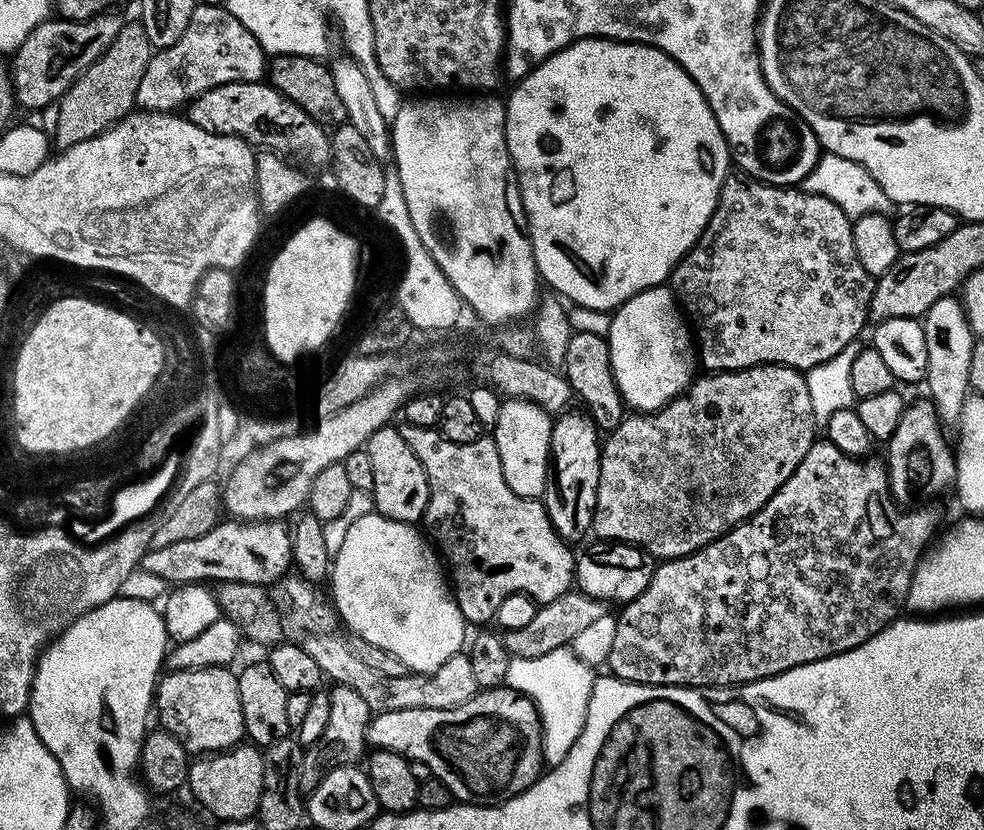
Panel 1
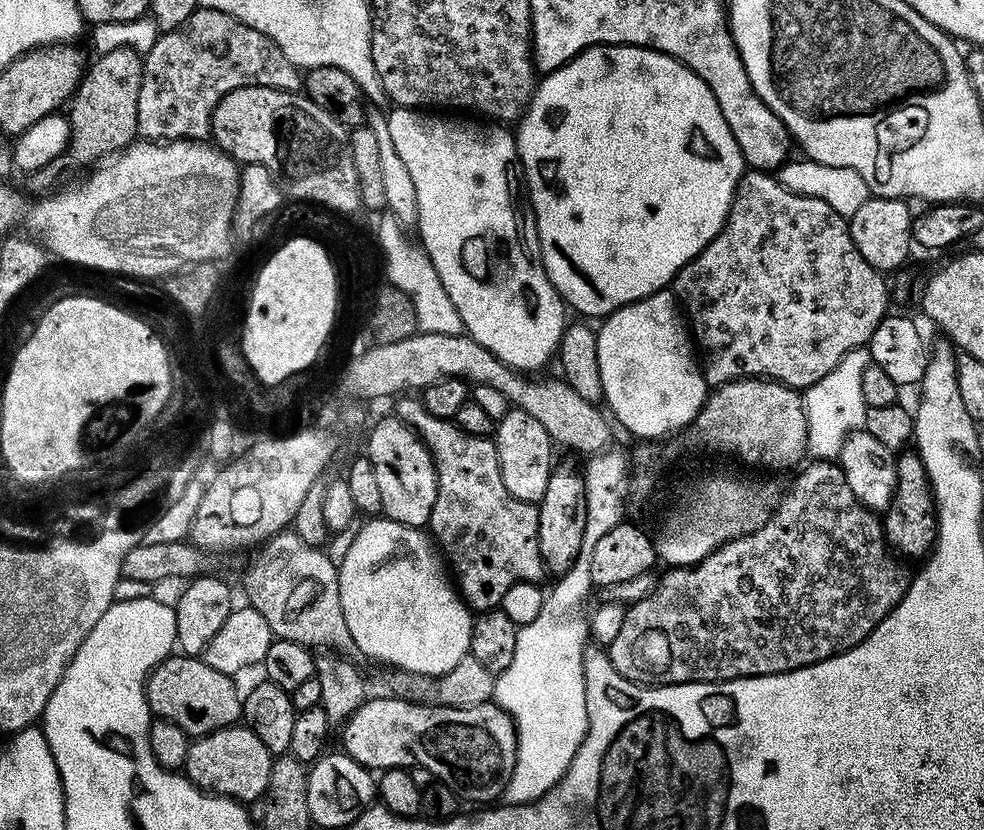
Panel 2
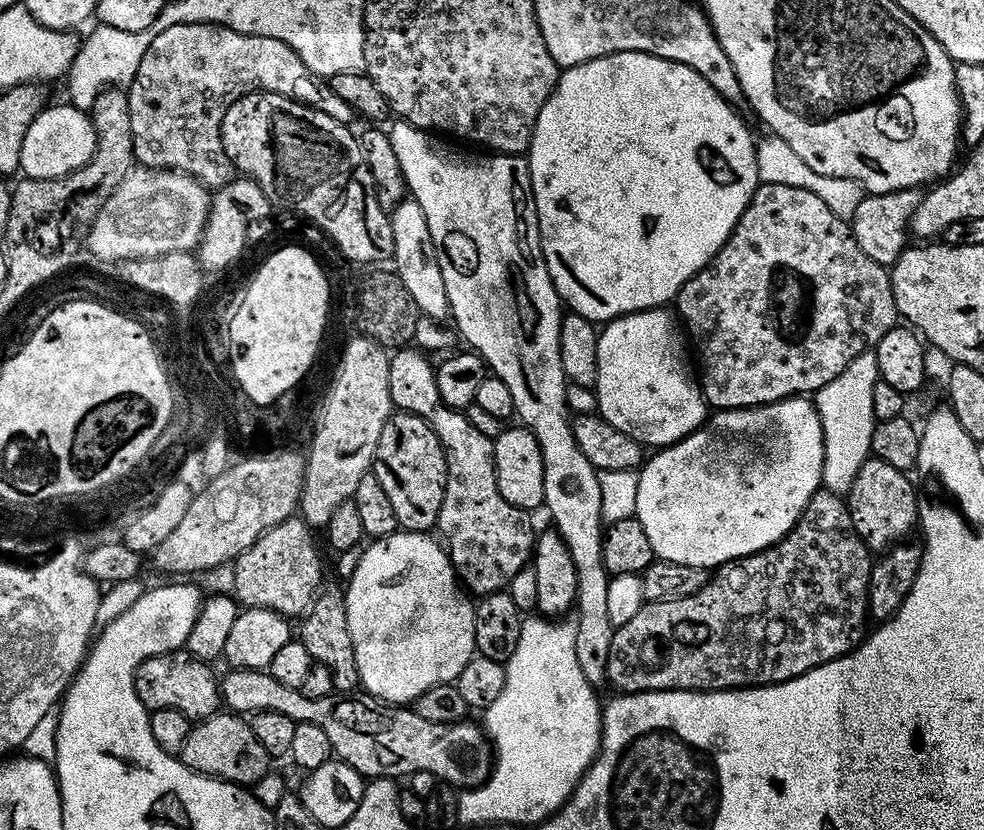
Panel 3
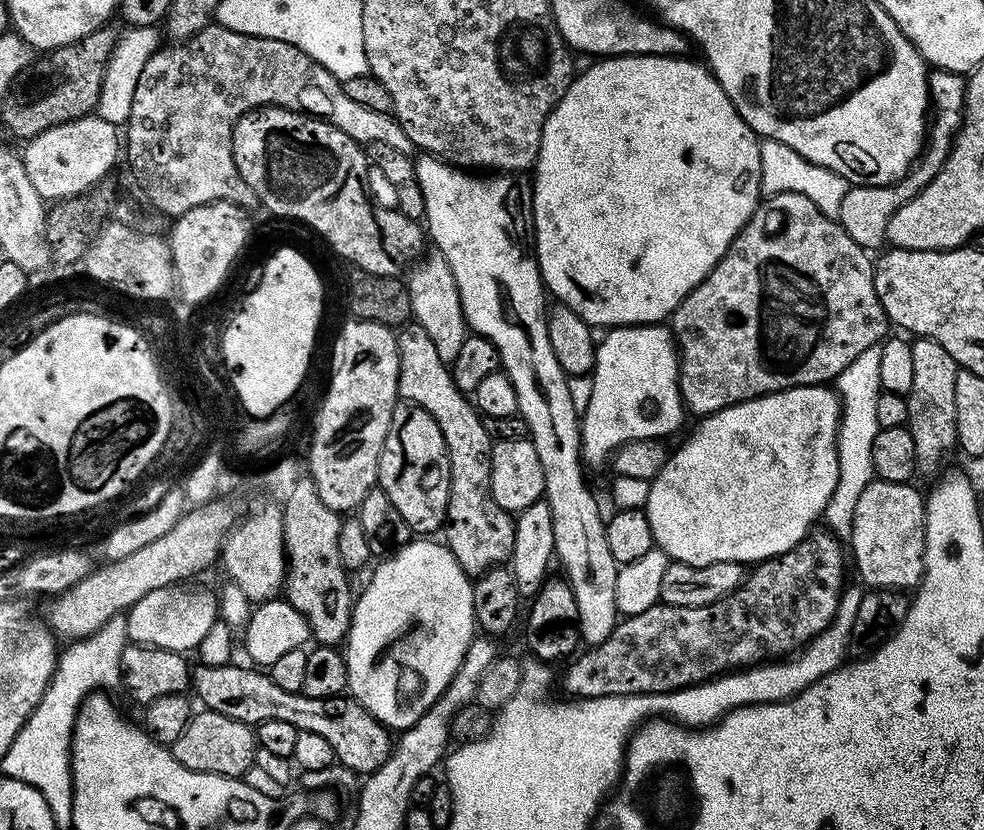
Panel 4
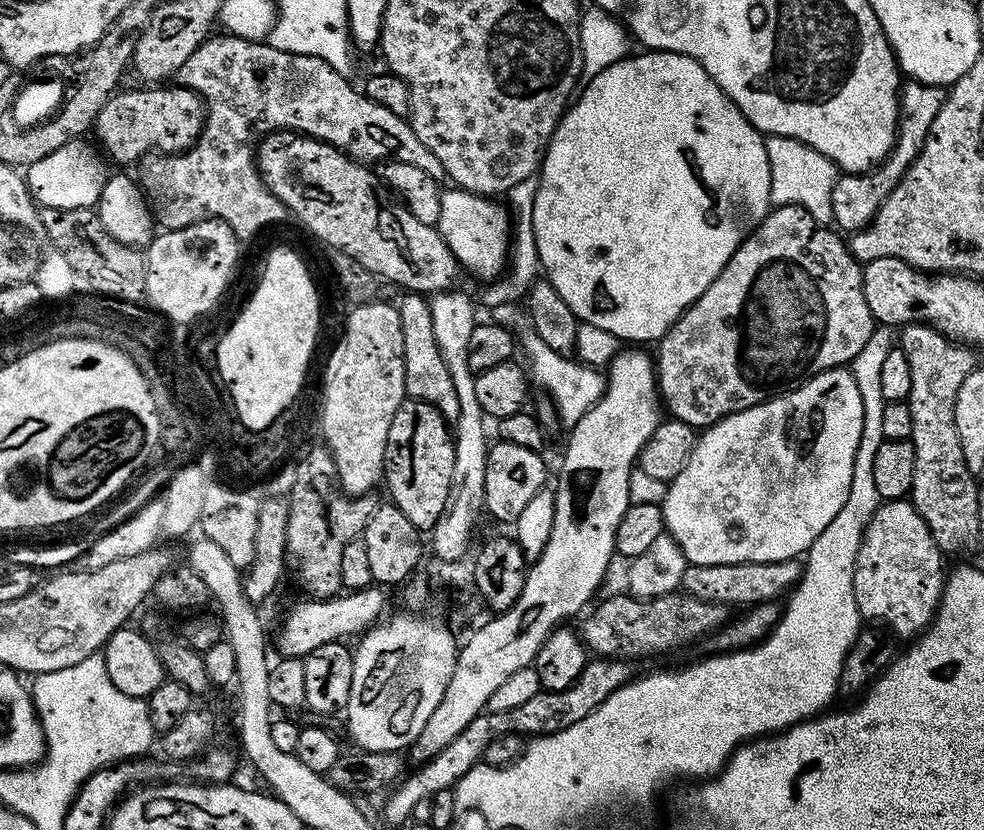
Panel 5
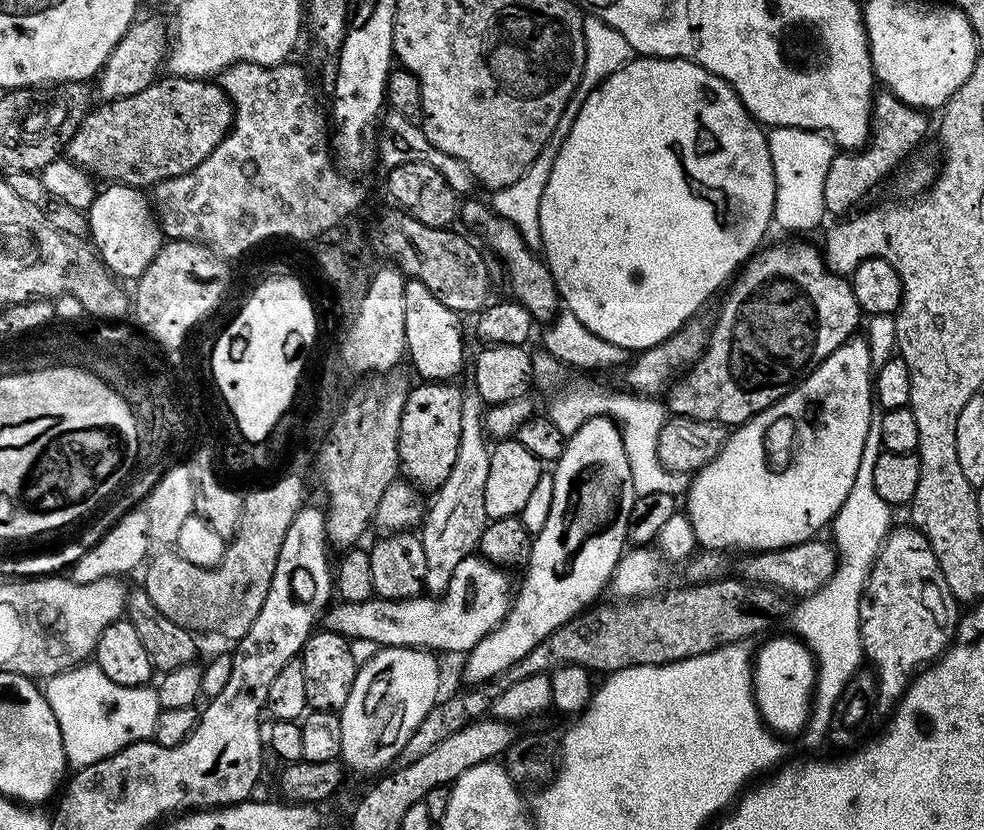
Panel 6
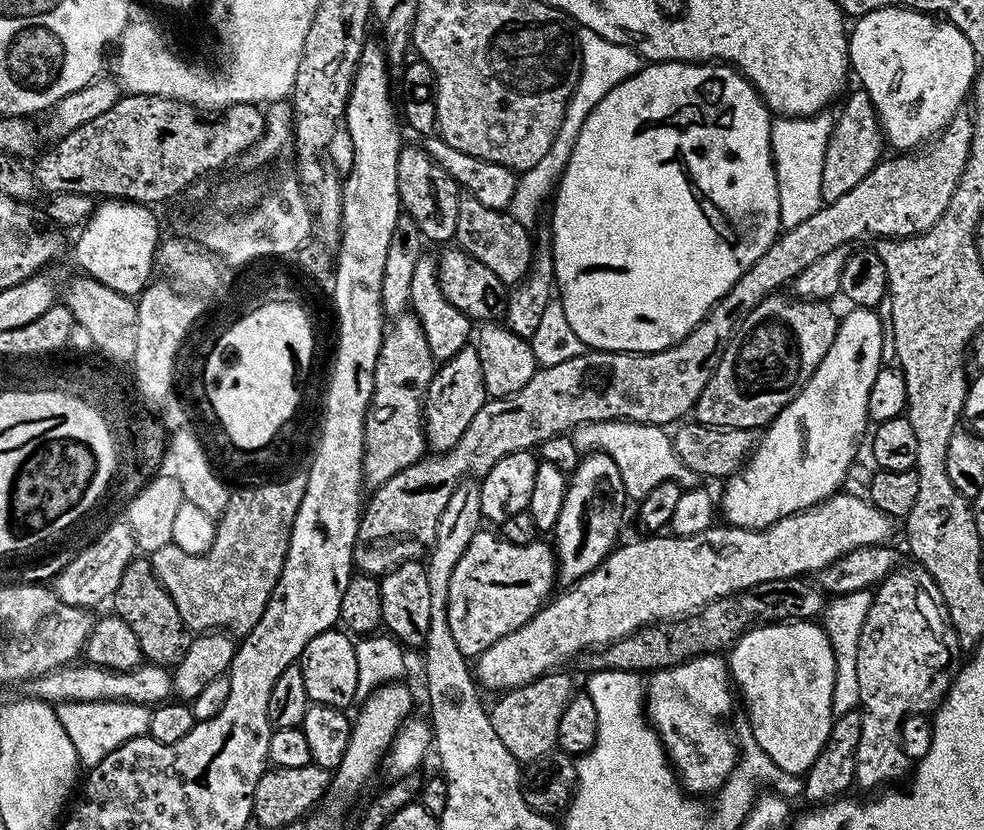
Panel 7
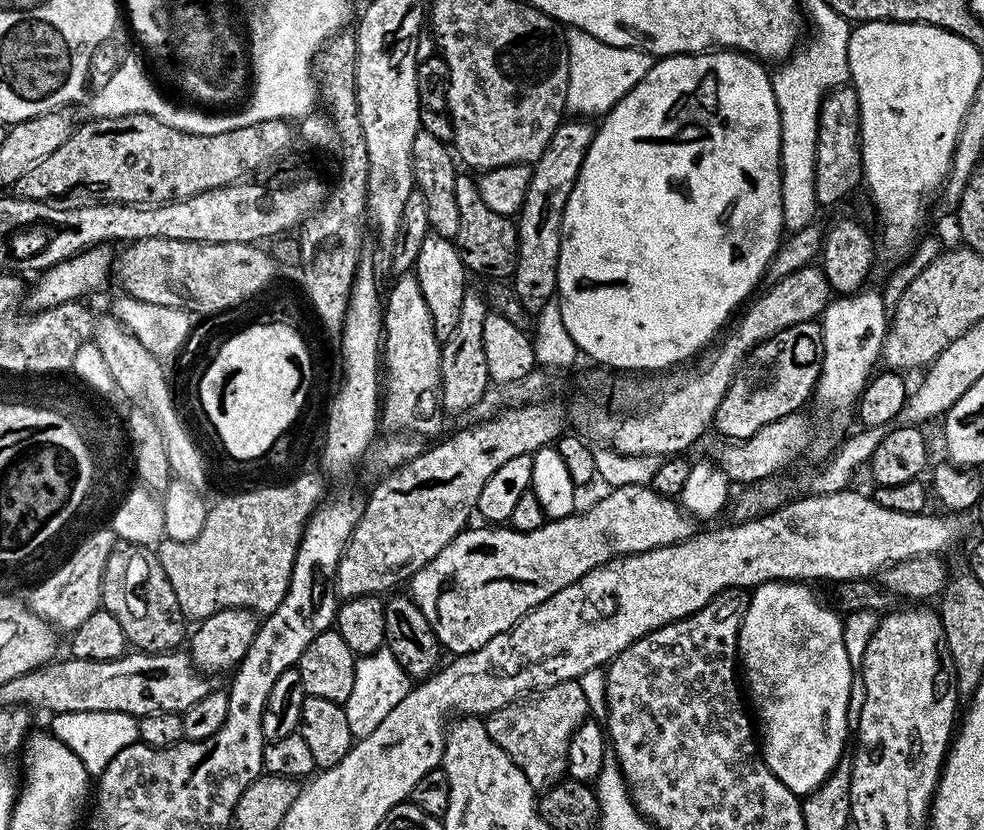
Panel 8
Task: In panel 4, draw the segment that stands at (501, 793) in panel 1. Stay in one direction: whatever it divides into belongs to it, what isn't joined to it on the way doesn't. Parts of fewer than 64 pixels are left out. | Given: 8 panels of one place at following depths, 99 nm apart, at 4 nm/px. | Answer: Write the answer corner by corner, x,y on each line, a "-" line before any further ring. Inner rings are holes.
236,662
222,666
197,663
190,672
190,688
193,693
196,691
195,699
200,699
207,711
226,714
226,718
234,718
243,724
255,726
270,718
279,718
282,722
290,722
290,726
299,732
318,734
330,742
337,761
341,765
344,763
352,772
375,772
382,762
386,762
390,754
388,732
360,705
363,703
359,699
344,694
330,698
310,698
303,692
282,690
263,671
247,667
239,668

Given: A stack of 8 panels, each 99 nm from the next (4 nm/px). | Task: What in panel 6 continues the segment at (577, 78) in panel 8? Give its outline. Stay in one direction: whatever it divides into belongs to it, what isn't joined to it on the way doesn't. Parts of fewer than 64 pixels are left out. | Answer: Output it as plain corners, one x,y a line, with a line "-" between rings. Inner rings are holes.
588,14
584,18
584,41
586,42
586,62
582,66
582,78
570,94
566,106
562,110
562,118
558,118
558,126
554,126
554,134
548,139
548,145
530,162
530,167
526,169
526,174
518,178
518,182
510,182
510,186
495,189
491,193
490,207
496,215
506,218
518,230
521,240
526,247
536,250
542,245
542,226
538,222
538,206
542,206
542,190
546,190
546,182
550,182
550,170
554,170
554,158
566,138
570,134
570,126
574,126
574,118
578,118
578,110
582,102
594,91
614,70
626,66
634,58
634,53
630,42
614,30
614,26
607,24
605,20
599,20
598,17

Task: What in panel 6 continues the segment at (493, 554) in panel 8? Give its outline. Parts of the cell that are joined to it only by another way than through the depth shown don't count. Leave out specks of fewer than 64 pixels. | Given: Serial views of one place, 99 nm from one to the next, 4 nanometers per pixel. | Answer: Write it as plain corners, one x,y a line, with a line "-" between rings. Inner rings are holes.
479,554
458,562
458,570
454,570
450,586
439,597
436,624
431,624
432,636
425,642
424,648
437,653
467,654
474,645
482,642
482,638
493,632
508,614
514,597
514,588
508,585
508,576
505,569
496,567

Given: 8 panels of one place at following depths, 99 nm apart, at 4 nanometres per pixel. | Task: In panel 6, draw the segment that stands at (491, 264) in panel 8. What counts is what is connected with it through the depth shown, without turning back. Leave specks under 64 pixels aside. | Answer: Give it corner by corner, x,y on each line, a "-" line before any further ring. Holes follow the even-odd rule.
468,200
459,205
458,216
468,224
480,227
480,236
500,255
504,263
504,272
508,275
508,288
512,291
511,299
530,313
533,321
551,322
562,308
560,291
550,274
547,263
533,249
524,245
518,230
506,218
496,215
487,203
479,204
476,200

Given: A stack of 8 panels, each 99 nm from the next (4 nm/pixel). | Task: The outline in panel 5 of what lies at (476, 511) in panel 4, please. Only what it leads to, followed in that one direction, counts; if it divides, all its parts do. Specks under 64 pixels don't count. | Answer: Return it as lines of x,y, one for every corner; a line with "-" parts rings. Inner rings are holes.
404,294
398,300
398,307
404,347
404,391
411,399
434,405
445,420
455,422
458,418
458,394
454,391
450,370
446,370
446,362
442,362
438,342
434,342
434,322
430,319
428,300
420,294

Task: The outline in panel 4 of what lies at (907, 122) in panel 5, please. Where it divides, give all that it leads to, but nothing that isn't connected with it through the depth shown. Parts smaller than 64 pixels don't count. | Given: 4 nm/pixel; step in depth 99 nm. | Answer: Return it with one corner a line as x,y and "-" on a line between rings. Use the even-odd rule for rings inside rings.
938,68
928,73
928,94
930,97
930,135
926,140
926,147
920,155
912,161
912,167
892,184
882,186
870,186
862,184
849,187
846,198
842,198
842,210
838,217
840,227
858,242
865,250
873,250
881,243
885,243
888,235
888,223
890,218
910,198
914,198
932,179
942,170
946,158
952,152
952,141
960,125
964,123
964,109
966,108
967,79
961,73
947,72
944,68

